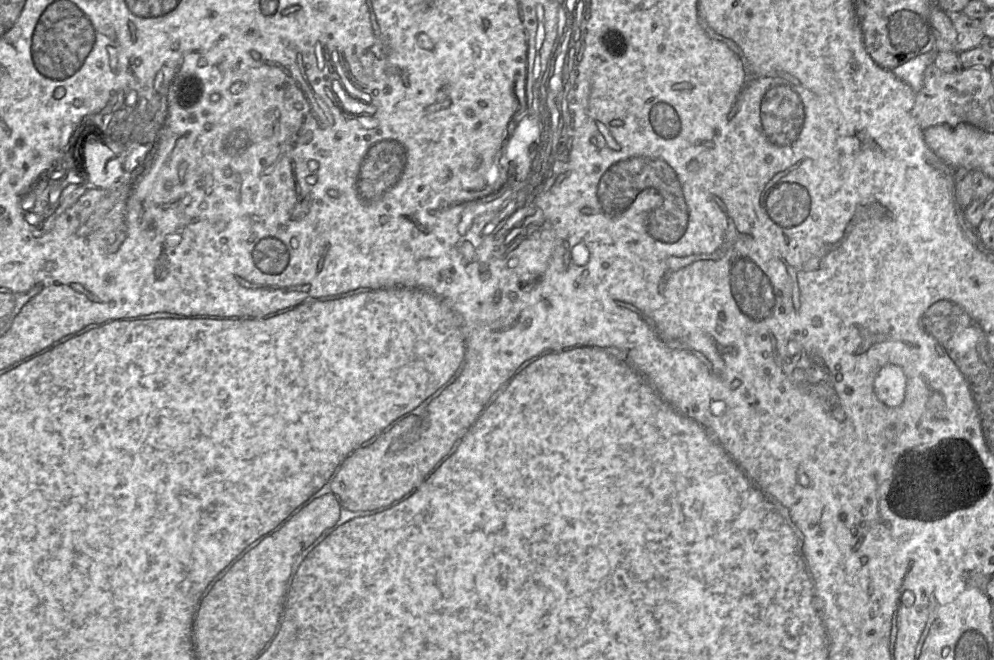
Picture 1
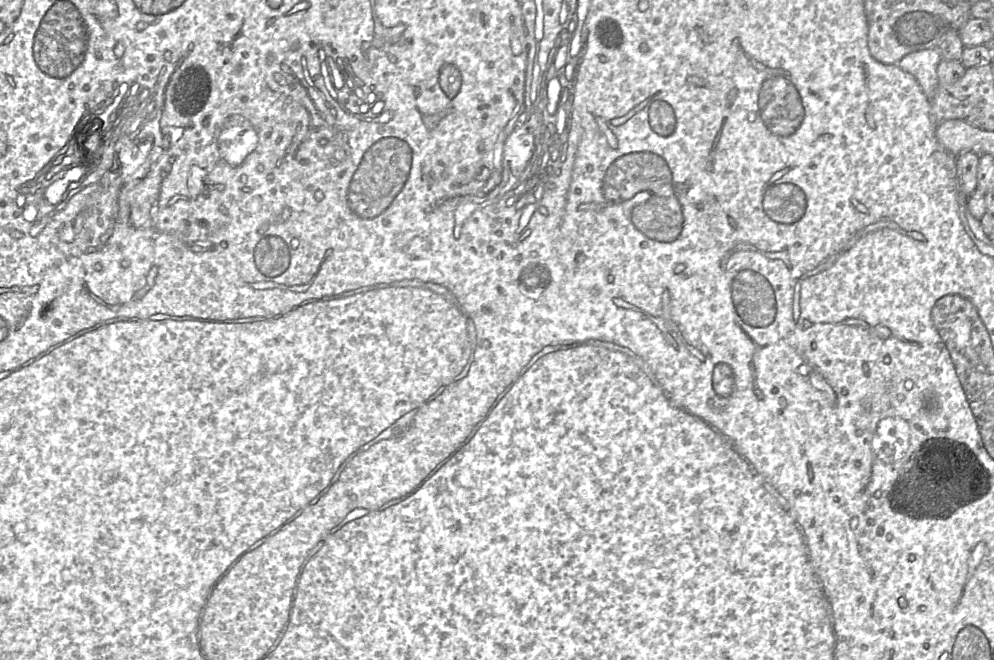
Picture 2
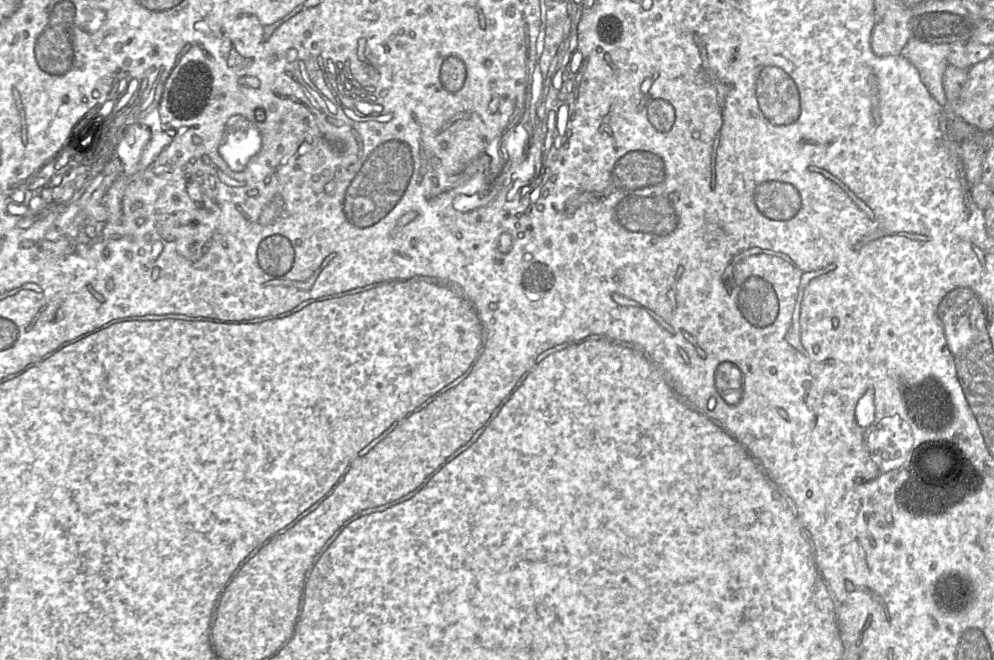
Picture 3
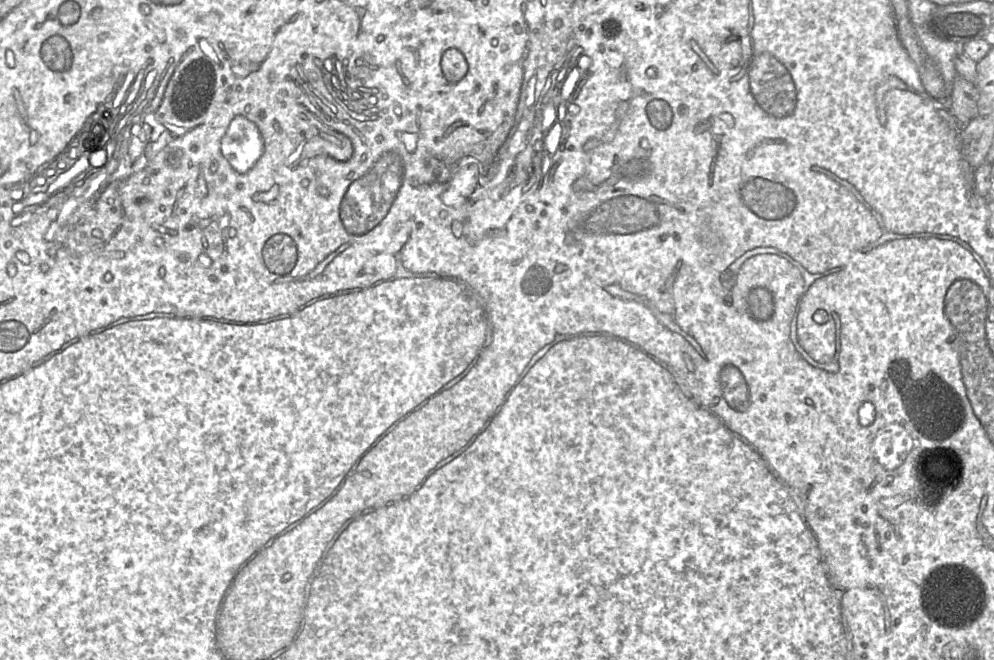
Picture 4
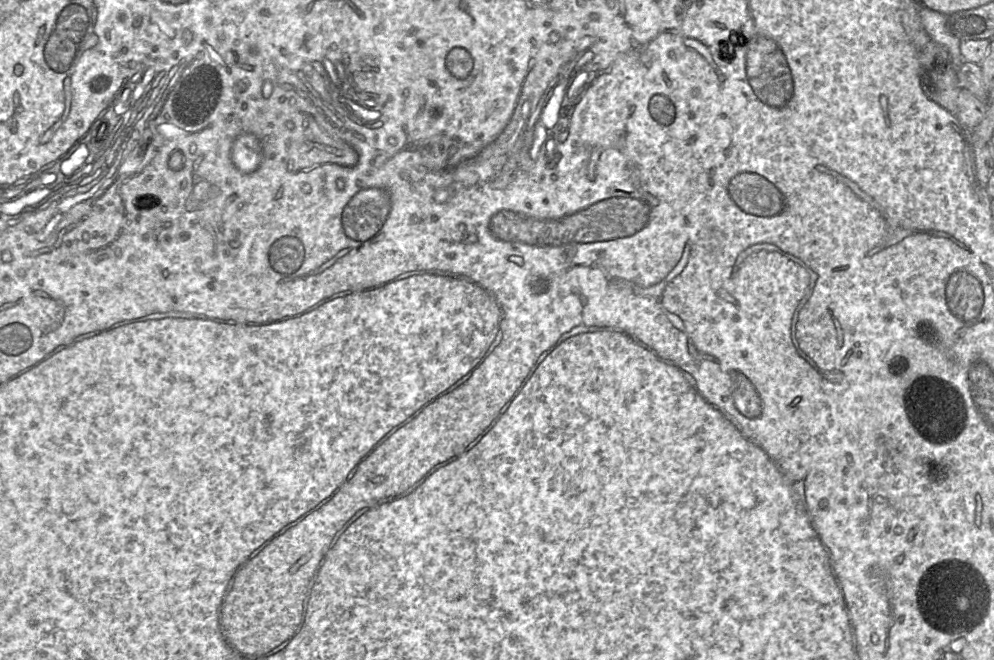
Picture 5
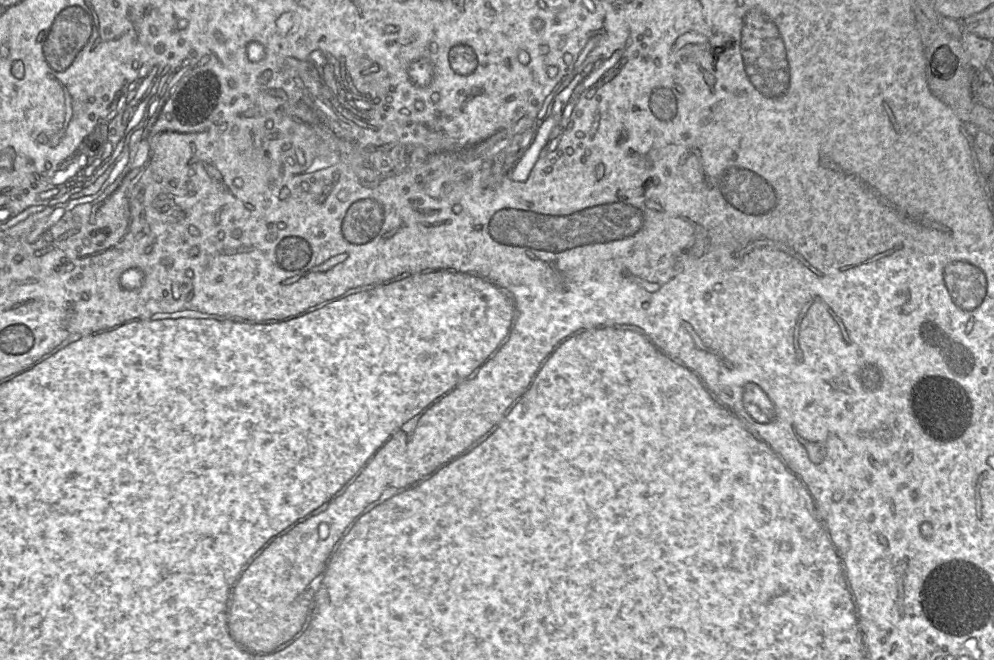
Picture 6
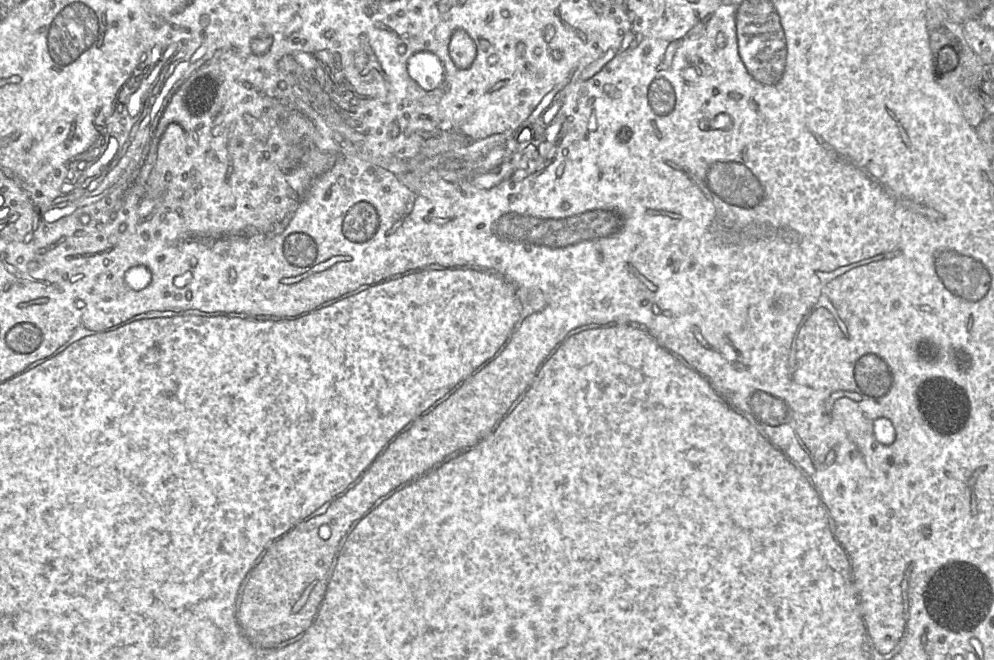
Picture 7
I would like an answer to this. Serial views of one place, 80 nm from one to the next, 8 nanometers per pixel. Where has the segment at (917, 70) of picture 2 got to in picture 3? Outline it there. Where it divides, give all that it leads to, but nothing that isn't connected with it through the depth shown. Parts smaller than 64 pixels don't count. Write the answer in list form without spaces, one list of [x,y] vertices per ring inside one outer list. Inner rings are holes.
[[[913,37],[901,53],[916,67],[929,93],[946,110],[947,98],[943,86],[943,74],[949,65],[949,50],[948,43],[929,43]]]

